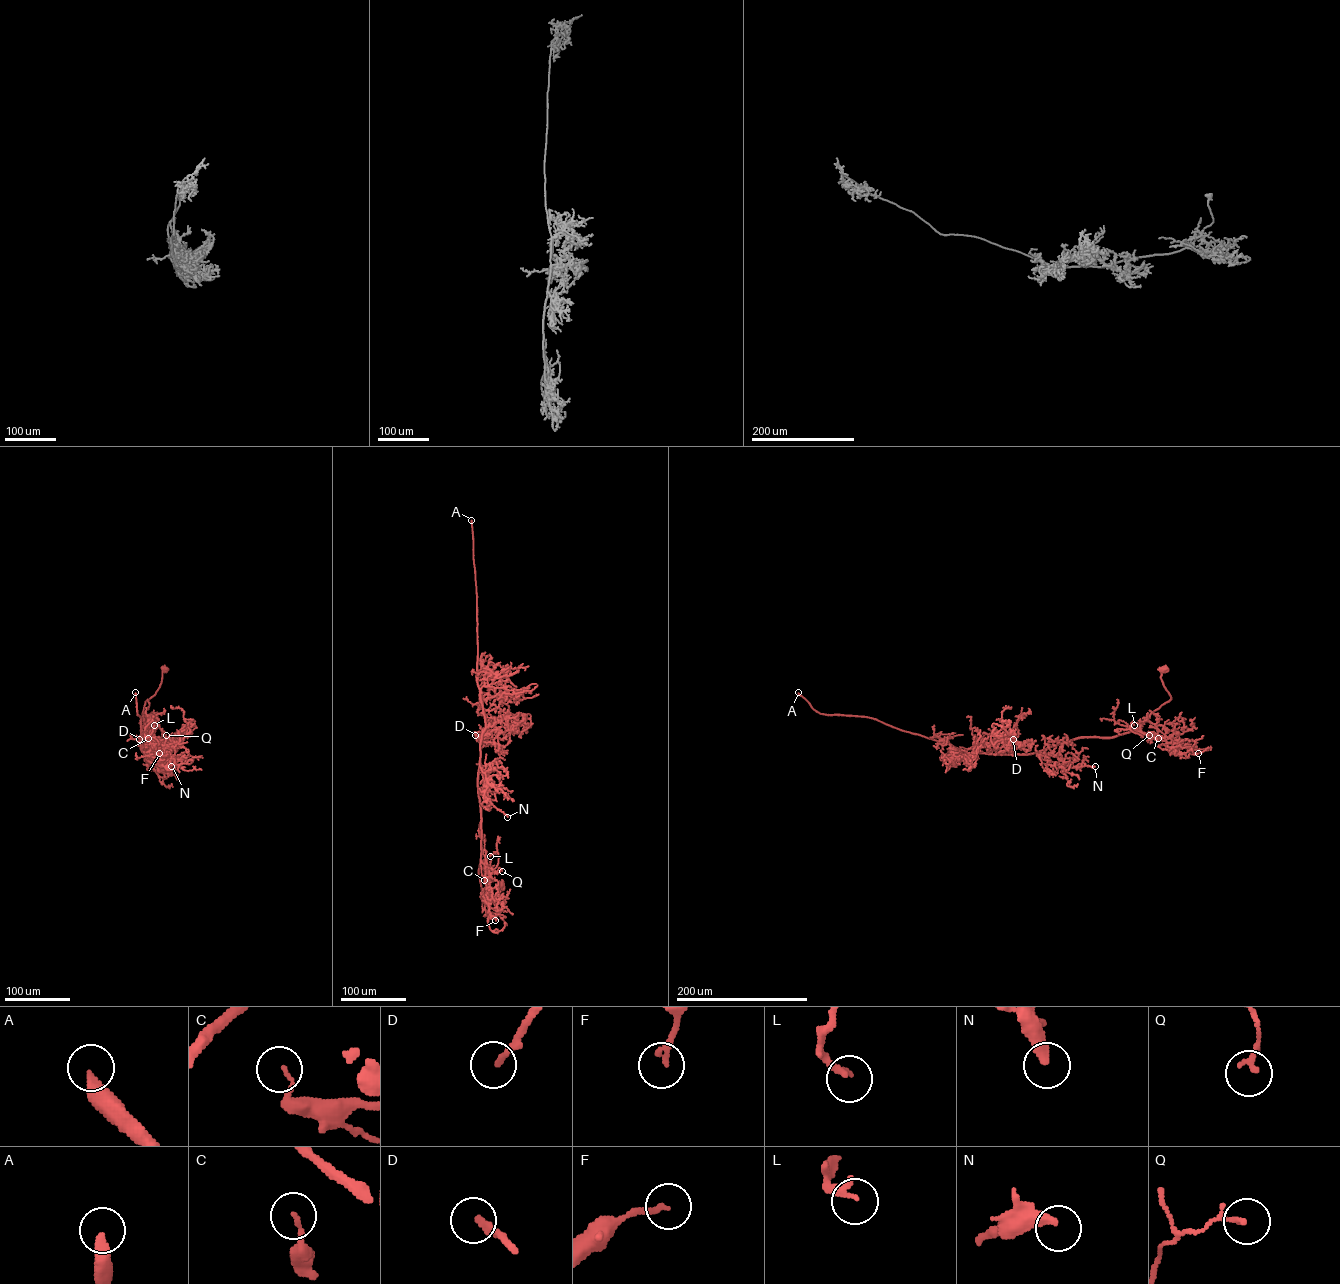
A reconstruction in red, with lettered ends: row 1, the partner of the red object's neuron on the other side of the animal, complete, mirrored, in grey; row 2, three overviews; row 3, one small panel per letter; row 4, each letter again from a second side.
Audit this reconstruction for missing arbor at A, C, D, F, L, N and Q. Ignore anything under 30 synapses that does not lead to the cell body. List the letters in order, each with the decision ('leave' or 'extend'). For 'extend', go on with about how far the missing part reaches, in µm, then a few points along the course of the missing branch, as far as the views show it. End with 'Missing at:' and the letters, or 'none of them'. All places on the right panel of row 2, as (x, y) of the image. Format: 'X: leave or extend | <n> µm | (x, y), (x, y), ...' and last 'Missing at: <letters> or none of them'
A: extend | 300 µm | (798, 692), (782, 679), (759, 667), (741, 661), (730, 662), (710, 654), (694, 633), (681, 598)
C: leave
D: extend | 25 µm
F: leave
L: leave
N: leave
Q: leave
Missing at: A, D

